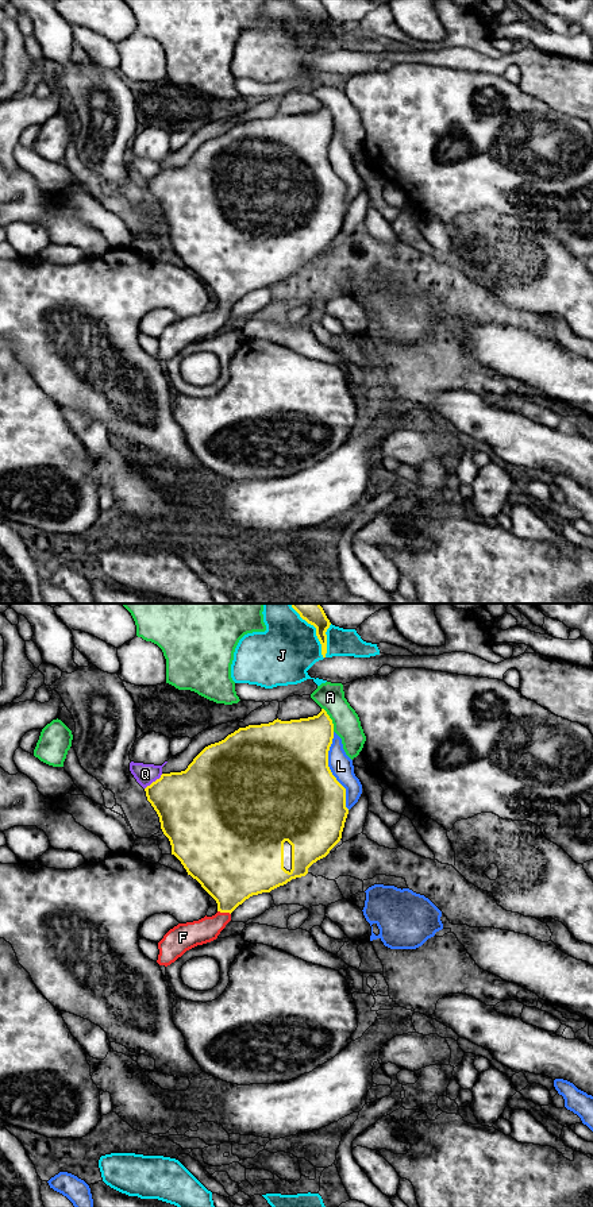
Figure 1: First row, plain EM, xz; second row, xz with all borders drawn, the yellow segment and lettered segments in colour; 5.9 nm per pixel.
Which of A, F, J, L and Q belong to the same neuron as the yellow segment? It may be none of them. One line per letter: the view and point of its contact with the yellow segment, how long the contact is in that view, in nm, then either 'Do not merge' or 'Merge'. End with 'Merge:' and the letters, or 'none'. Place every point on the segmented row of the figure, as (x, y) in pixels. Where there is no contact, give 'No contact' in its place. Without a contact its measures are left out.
A: Touches yellow at xz (331, 720). Shared border 160 nm. Do not merge
F: Touches yellow at xz (224, 912). Shared border 80 nm. Merge
J: Touches yellow at xz (316, 629). Shared border 380 nm. Do not merge
L: Touches yellow at xz (330, 771). Shared border 480 nm. Do not merge
Q: Touches yellow at xz (153, 782). Shared border 140 nm. Do not merge
Merge: F

